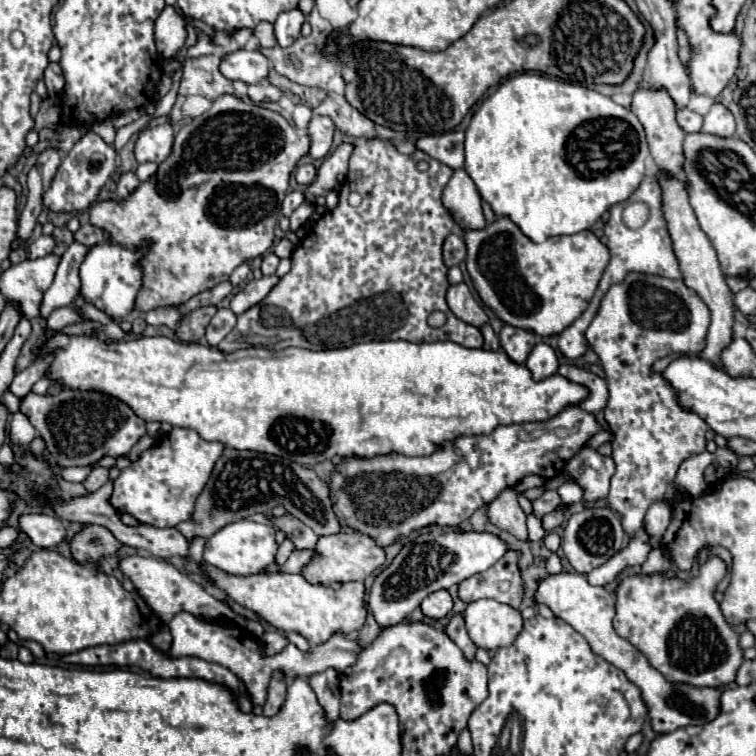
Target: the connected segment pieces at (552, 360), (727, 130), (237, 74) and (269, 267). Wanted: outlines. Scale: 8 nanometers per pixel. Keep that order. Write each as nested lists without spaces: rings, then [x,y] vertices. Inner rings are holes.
[[[538,343],[530,351],[530,355],[526,359],[526,367],[530,369],[534,381],[542,381],[546,377],[552,377],[558,371],[558,357],[550,345]]]
[[[714,103],[712,109],[704,115],[702,133],[710,133],[716,137],[732,137],[734,129],[736,129],[736,123],[732,113],[720,103]]]
[[[240,49],[222,57],[220,73],[230,81],[244,81],[248,85],[260,83],[268,75],[268,61],[260,51]]]
[[[268,251],[268,255],[262,257],[262,275],[272,275],[272,273],[276,273],[278,263],[280,263],[280,259],[278,259],[272,251]]]

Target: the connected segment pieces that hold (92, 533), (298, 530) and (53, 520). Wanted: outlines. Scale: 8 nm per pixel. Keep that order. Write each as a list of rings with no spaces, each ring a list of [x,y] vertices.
[[[84,525],[70,541],[70,553],[74,557],[76,563],[80,565],[96,565],[100,563],[104,557],[112,557],[118,553],[118,549],[122,547],[122,543],[102,525]]]
[[[292,515],[278,517],[276,519],[276,527],[282,529],[282,531],[286,531],[288,539],[294,541],[296,549],[314,549],[314,545],[318,543],[318,535],[310,527],[302,525],[302,521],[298,521]]]
[[[26,513],[26,515],[20,515],[18,523],[20,523],[20,531],[36,547],[42,547],[42,549],[56,547],[66,537],[66,529],[62,521],[48,513]]]

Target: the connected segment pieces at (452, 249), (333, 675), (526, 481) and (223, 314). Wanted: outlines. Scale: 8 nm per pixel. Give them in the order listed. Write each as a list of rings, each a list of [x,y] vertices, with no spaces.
[[[452,233],[446,237],[444,241],[444,263],[448,267],[454,267],[454,265],[460,265],[464,259],[466,259],[466,241],[462,235],[458,233]]]
[[[326,669],[322,673],[308,677],[310,687],[314,689],[318,703],[324,707],[326,717],[330,721],[338,719],[338,707],[340,707],[340,687],[338,687],[338,673],[334,669]]]
[[[526,475],[522,481],[518,481],[518,485],[514,485],[514,491],[516,493],[522,493],[522,491],[526,491],[526,489],[532,489],[532,487],[540,487],[544,481],[540,479],[540,477],[536,477],[536,475]]]
[[[218,309],[218,313],[212,317],[210,325],[206,327],[206,339],[212,347],[216,347],[236,325],[236,315],[230,309]]]

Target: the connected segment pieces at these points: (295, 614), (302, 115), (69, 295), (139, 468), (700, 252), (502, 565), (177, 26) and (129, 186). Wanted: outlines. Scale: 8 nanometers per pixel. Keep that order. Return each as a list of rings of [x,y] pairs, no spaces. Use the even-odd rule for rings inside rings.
[[[182,559],[182,561],[190,573],[196,573],[208,583],[216,585],[216,589],[224,591],[228,599],[254,611],[260,619],[268,621],[278,631],[284,631],[284,633],[296,631],[304,635],[310,641],[310,645],[320,645],[328,641],[330,635],[336,631],[342,631],[342,633],[360,631],[366,623],[366,605],[364,605],[366,587],[362,581],[344,583],[342,589],[334,591],[328,585],[314,585],[306,581],[306,577],[302,577],[300,573],[292,575],[282,571],[276,571],[276,573],[262,571],[256,575],[238,577],[218,567],[210,567],[206,563],[194,563],[192,559]]]
[[[296,105],[294,107],[294,113],[292,113],[292,119],[294,119],[294,125],[300,133],[304,133],[308,129],[308,123],[312,119],[312,109],[308,105]]]
[[[72,243],[60,263],[58,263],[58,269],[56,269],[56,277],[50,285],[50,289],[44,293],[42,297],[42,303],[40,303],[40,317],[46,319],[50,317],[50,313],[54,309],[60,309],[60,307],[68,307],[76,295],[76,291],[80,289],[80,263],[82,259],[86,257],[88,253],[88,247],[80,245],[80,243]]]
[[[172,427],[170,433],[164,433],[158,445],[152,445],[120,475],[112,481],[114,493],[110,503],[120,511],[128,513],[140,523],[152,527],[176,527],[180,521],[192,517],[194,501],[204,489],[210,473],[222,455],[222,443],[208,443],[200,441],[198,433],[192,429]]]
[[[658,175],[658,177],[662,183],[662,193],[664,193],[662,211],[664,211],[664,219],[668,223],[668,231],[670,231],[672,243],[674,243],[674,253],[678,257],[684,283],[700,295],[700,299],[708,305],[708,309],[712,313],[712,323],[708,329],[706,347],[700,353],[700,357],[704,357],[720,367],[720,351],[732,341],[732,323],[734,323],[734,319],[732,319],[732,293],[730,293],[726,279],[720,271],[716,251],[714,251],[712,243],[708,241],[706,233],[700,229],[696,215],[688,203],[688,193],[684,189],[684,183],[674,179],[674,177],[668,177],[668,179],[662,175]]]
[[[508,551],[496,565],[486,569],[484,573],[478,573],[474,577],[468,577],[460,583],[460,599],[464,603],[472,603],[482,597],[498,599],[498,603],[510,605],[514,609],[520,607],[522,601],[522,579],[518,569],[518,553]]]
[[[164,7],[156,19],[156,47],[164,59],[170,59],[184,47],[188,37],[186,25],[186,19],[174,7]]]
[[[128,171],[128,173],[122,173],[122,175],[120,175],[120,179],[118,179],[116,193],[118,193],[118,197],[122,199],[122,197],[126,197],[128,193],[132,193],[132,191],[134,191],[138,185],[140,185],[140,181],[138,181],[136,173],[132,173],[132,171]]]

